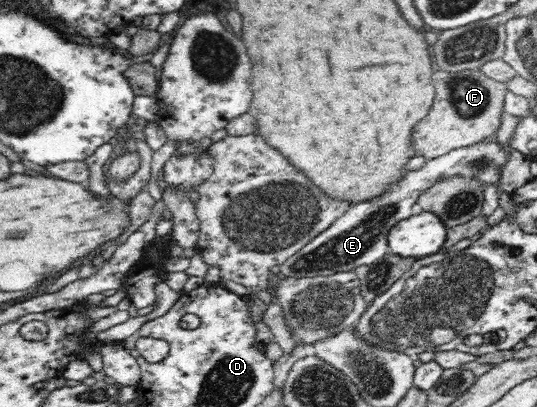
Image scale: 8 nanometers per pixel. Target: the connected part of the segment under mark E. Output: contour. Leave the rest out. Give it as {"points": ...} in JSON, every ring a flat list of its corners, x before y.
{"points":[[487,140,487,143,478,142,474,145,454,149,441,155,440,157,426,161,426,164,416,171,407,170,398,181,390,183,390,189,386,189,382,195,364,199,360,203,354,204,342,217,340,217,330,228,322,231,318,237,314,237,308,246,304,247,298,254,289,257,281,266,281,273,288,277,317,277,328,276,344,271,356,271,356,269,376,263,389,253,387,241,390,229,403,221,412,217,416,213,416,206,419,197,430,186,438,180,462,176,464,178,474,178,482,185,497,186,501,178,501,171,505,163,509,160,513,147,502,147,494,140]]}

